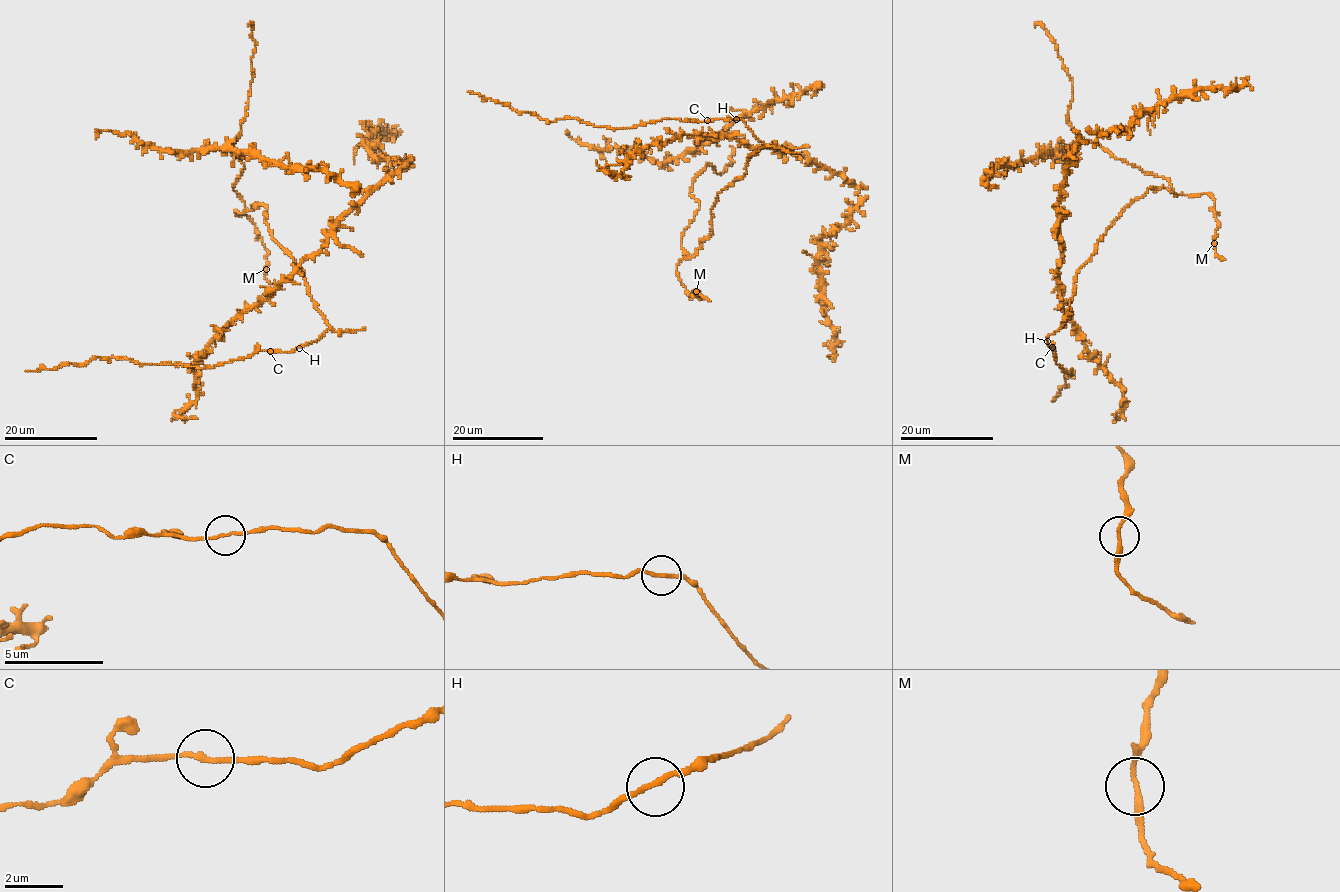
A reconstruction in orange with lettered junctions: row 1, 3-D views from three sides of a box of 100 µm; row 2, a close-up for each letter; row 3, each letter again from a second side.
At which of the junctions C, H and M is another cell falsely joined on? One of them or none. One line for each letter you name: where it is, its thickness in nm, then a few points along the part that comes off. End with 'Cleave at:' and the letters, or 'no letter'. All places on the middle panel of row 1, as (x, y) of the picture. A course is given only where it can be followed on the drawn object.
Cleave at: no letter

